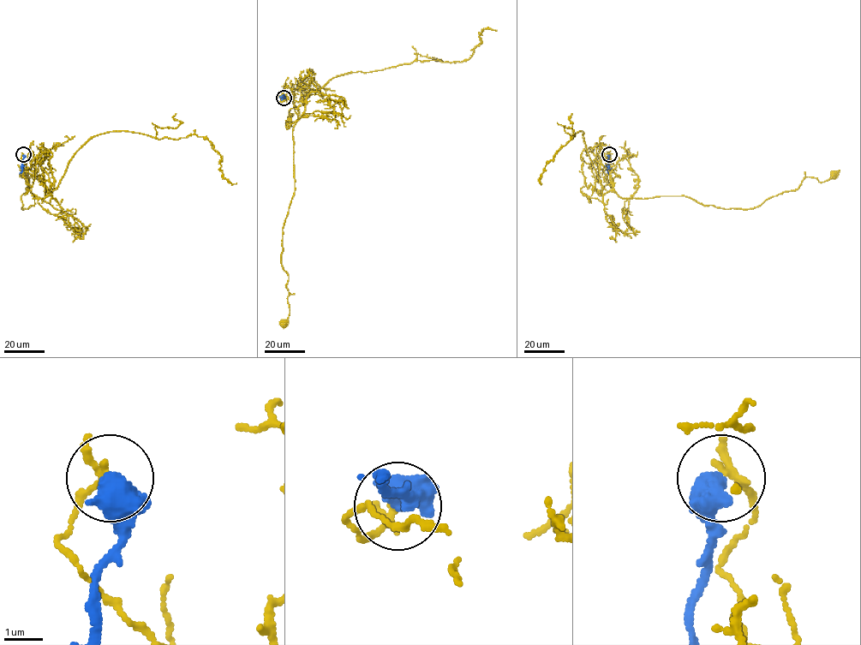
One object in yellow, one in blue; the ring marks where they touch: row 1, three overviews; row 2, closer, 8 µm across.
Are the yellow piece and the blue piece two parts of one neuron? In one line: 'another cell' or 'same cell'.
another cell

